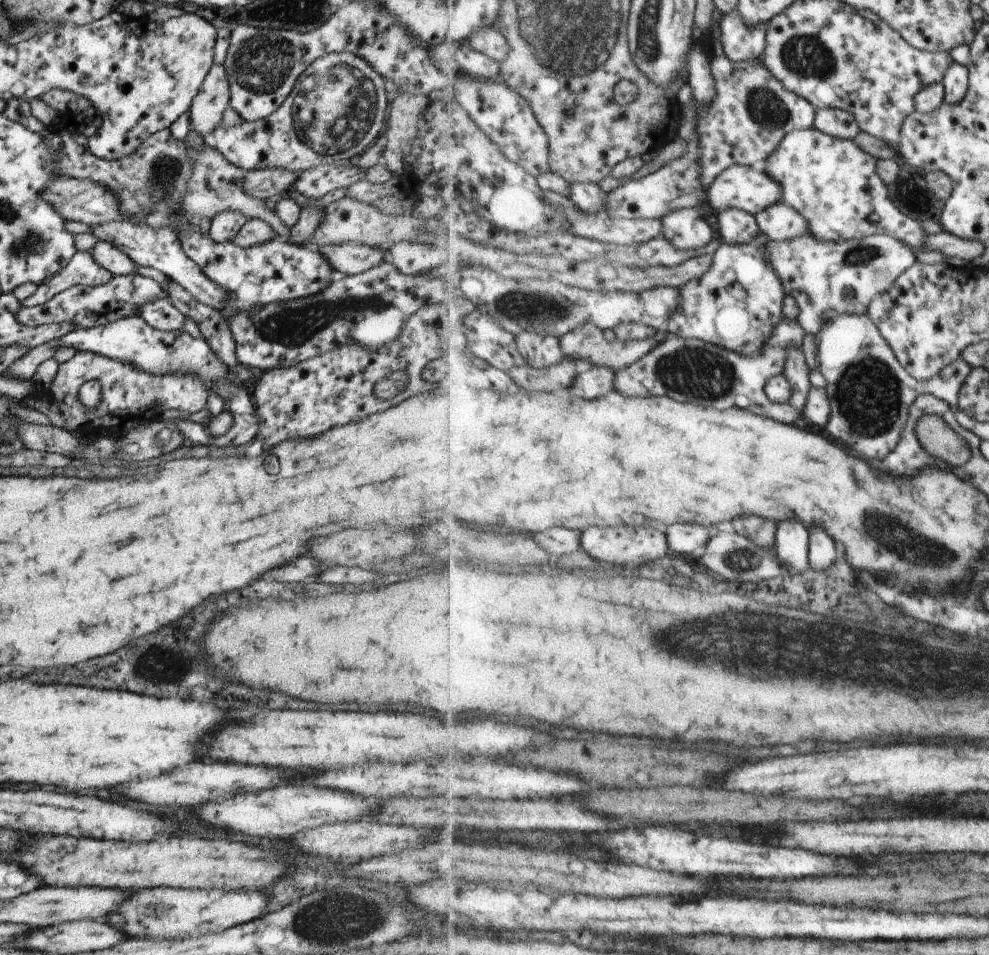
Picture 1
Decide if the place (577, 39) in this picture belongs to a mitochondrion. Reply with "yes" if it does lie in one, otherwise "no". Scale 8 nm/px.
yes

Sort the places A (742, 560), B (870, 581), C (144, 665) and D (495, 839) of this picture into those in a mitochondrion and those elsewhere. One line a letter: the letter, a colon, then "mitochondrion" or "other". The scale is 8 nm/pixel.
A: mitochondrion
B: mitochondrion
C: mitochondrion
D: other

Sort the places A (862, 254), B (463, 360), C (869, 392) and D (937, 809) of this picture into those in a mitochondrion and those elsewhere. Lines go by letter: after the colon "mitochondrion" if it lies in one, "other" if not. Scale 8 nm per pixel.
A: mitochondrion
B: other
C: mitochondrion
D: other

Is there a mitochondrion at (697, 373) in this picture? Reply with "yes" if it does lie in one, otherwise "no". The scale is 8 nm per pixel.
yes

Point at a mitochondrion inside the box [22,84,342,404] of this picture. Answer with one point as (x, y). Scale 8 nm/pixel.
(160, 186)

